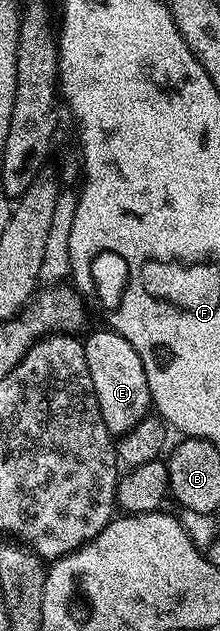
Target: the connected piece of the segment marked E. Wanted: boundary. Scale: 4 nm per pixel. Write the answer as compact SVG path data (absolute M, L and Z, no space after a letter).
M105 329L96 331L83 340L86 365L90 369L90 381L98 397L98 409L106 429L114 437L125 435L138 421L149 414L152 407L150 385L146 381L146 369L142 369L142 357L134 353L134 345L118 332Z

